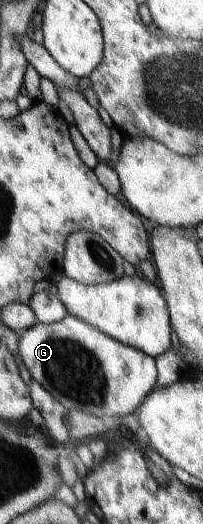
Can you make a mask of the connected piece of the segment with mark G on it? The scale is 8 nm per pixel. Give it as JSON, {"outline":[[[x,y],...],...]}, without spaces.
{"outline":[[[66,315],[55,323],[35,324],[33,327],[19,330],[17,339],[19,339],[17,343],[19,357],[29,371],[31,379],[37,381],[68,410],[83,411],[98,418],[107,415],[124,417],[133,414],[141,405],[143,398],[157,386],[158,371],[154,357],[143,353],[140,349],[133,349],[120,341],[115,341],[109,335],[101,333],[99,329],[87,325],[85,321],[72,315]]]}

